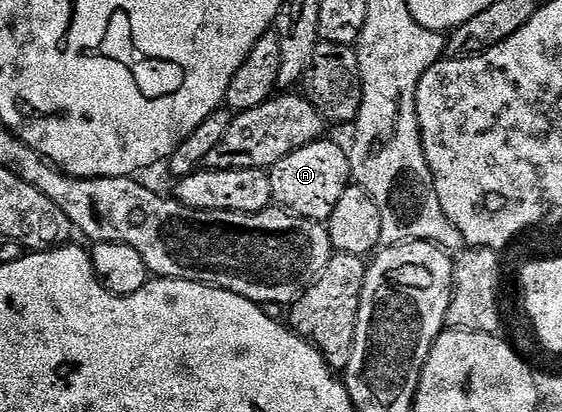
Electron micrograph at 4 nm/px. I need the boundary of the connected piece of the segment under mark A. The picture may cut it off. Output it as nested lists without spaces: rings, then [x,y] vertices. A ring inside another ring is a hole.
[[[325,141],[312,142],[283,156],[283,160],[276,162],[268,171],[273,202],[278,207],[290,210],[292,214],[298,214],[301,218],[309,218],[312,222],[322,224],[328,223],[339,198],[351,185],[346,147]]]

